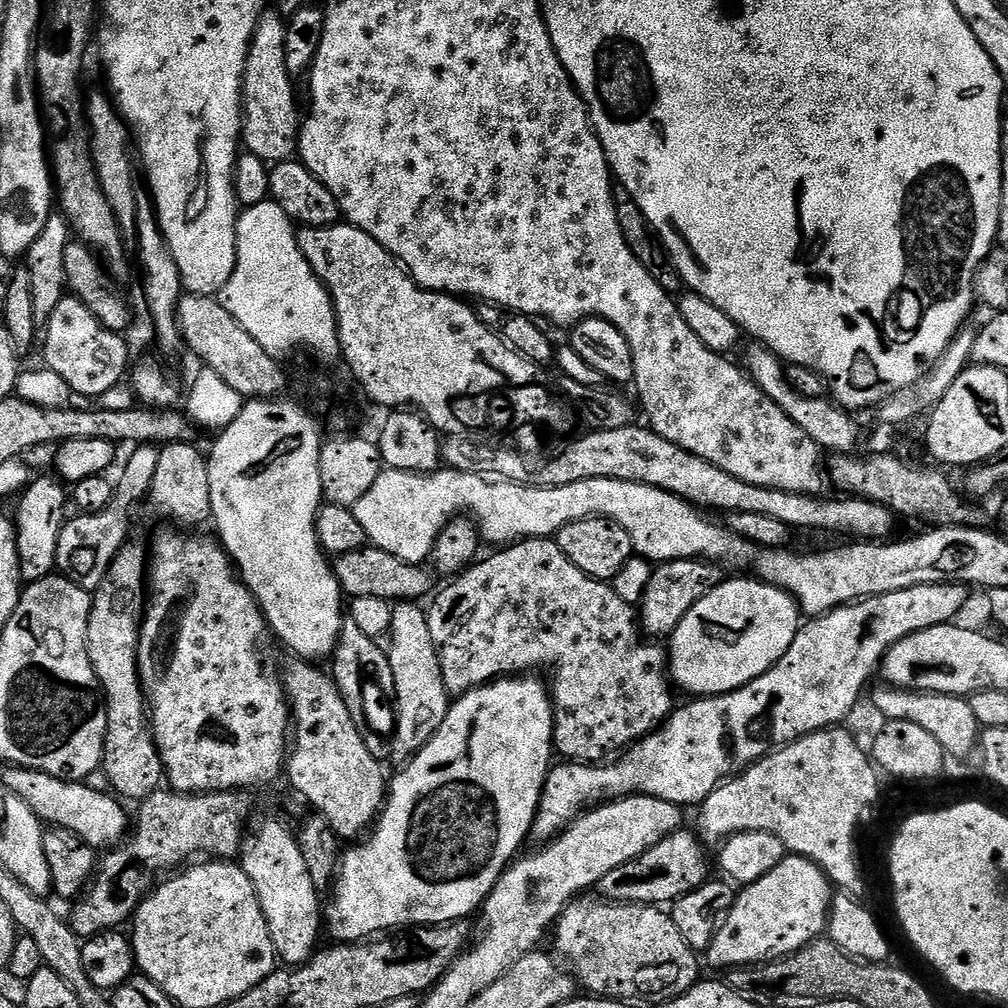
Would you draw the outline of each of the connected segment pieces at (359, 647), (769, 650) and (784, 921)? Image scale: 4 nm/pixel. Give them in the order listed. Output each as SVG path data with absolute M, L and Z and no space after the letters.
M351 618L345 619L335 653L330 660L332 663L330 675L332 681L338 686L338 694L342 694L342 702L346 702L346 710L350 710L350 718L354 718L354 726L358 726L358 734L362 734L362 742L366 742L366 750L370 750L370 754L374 754L377 760L384 762L387 761L388 755L390 757L393 755L393 745L387 735L370 728L362 700L365 681L375 681L386 693L394 693L394 670L388 661L387 651L383 647L380 649L380 646L377 641L362 634L362 630L354 626Z
M747 578L748 580L725 579L723 584L712 588L710 594L702 598L678 622L678 626L672 631L670 637L670 676L675 687L680 688L692 698L703 698L706 696L721 696L727 692L738 690L754 678L766 674L790 650L790 642L798 634L802 627L802 613L795 600L783 592L781 588L776 588L772 584L766 584L763 580Z
M785 855L783 860L758 882L743 885L739 889L736 902L724 925L716 931L712 944L706 953L712 968L744 968L747 964L763 966L769 960L780 960L792 956L800 948L825 935L830 923L830 913L834 907L834 885L827 874L812 860L804 856Z

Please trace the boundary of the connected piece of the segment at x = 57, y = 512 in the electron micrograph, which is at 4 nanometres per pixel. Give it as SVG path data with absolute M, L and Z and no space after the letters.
M40 474L29 483L28 487L19 493L20 505L14 511L14 519L16 522L16 533L18 534L18 558L22 566L22 578L26 582L33 580L41 580L56 572L56 559L58 558L58 538L64 529L65 520L69 519L70 496L66 491L65 485L61 483L55 475Z

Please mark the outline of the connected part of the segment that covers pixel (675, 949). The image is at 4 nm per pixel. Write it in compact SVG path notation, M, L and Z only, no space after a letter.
M593 896L573 899L554 925L555 955L568 963L567 971L585 993L663 1006L699 983L699 955L682 938L667 911L653 905L614 904Z

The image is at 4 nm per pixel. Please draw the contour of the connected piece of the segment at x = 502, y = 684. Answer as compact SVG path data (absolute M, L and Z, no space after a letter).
M524 674L519 678L501 678L459 697L449 707L446 718L442 726L438 726L434 738L430 738L428 745L405 763L408 765L396 777L394 775L391 777L384 811L380 813L374 825L374 831L363 842L353 843L349 847L353 848L349 852L347 849L341 855L340 866L334 881L336 897L326 904L326 932L327 935L329 932L333 936L331 938L333 941L360 942L377 934L391 933L393 930L464 922L469 919L468 915L475 908L477 911L487 900L488 895L492 893L494 886L503 876L505 868L517 859L524 839L526 841L529 839L532 824L536 820L536 811L540 805L540 795L544 792L544 783L554 764L552 697L549 689L547 687L544 689L543 682L535 680L536 678L532 674Z

